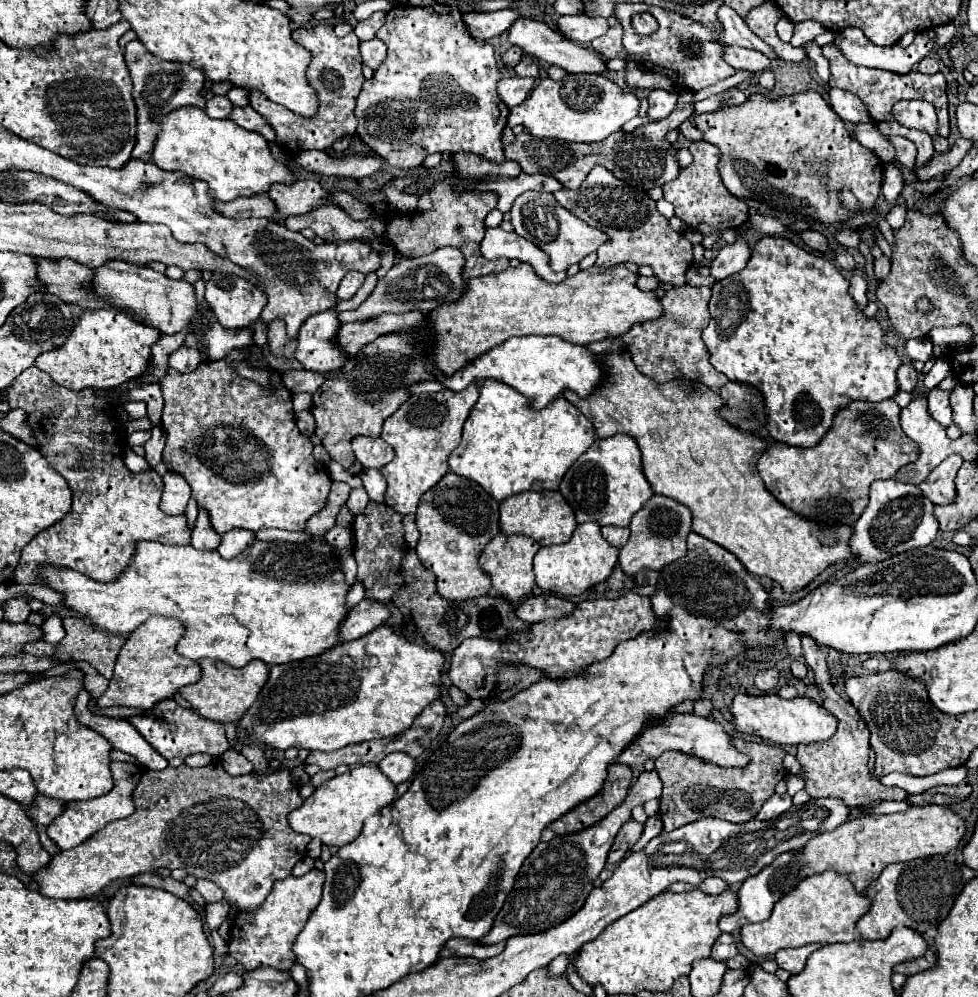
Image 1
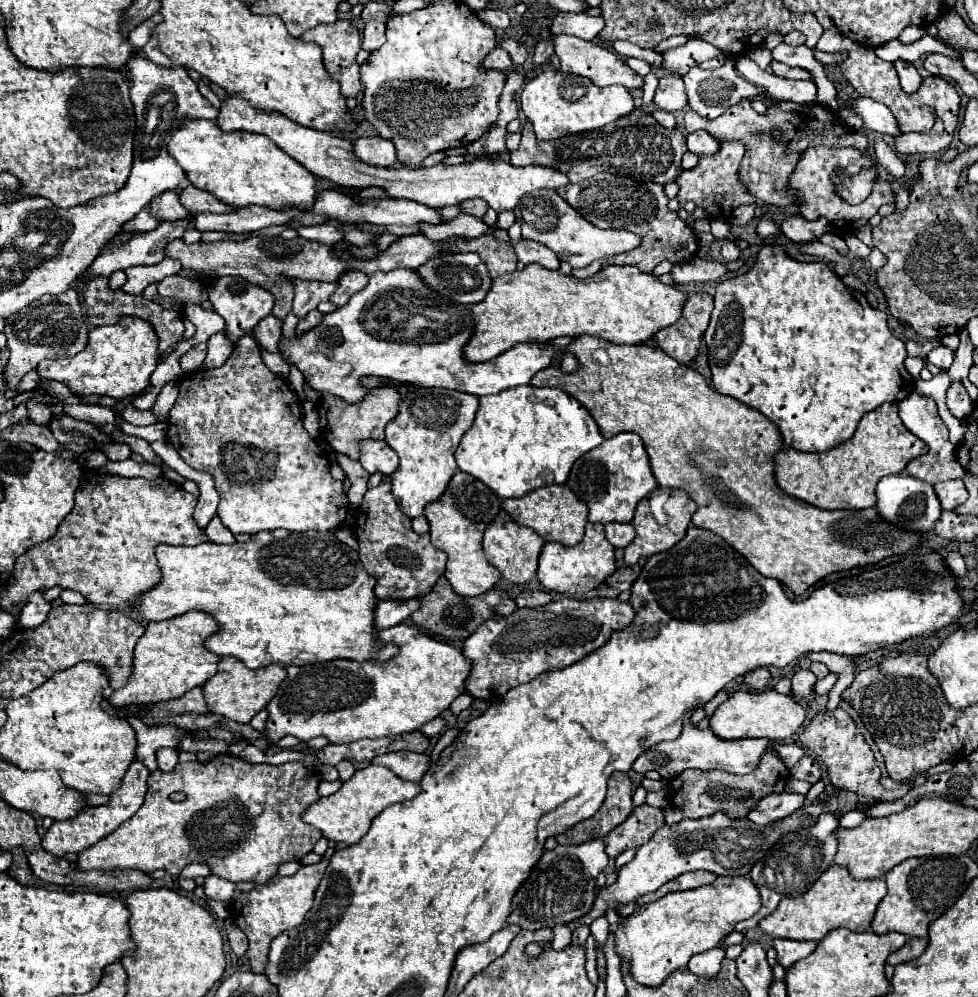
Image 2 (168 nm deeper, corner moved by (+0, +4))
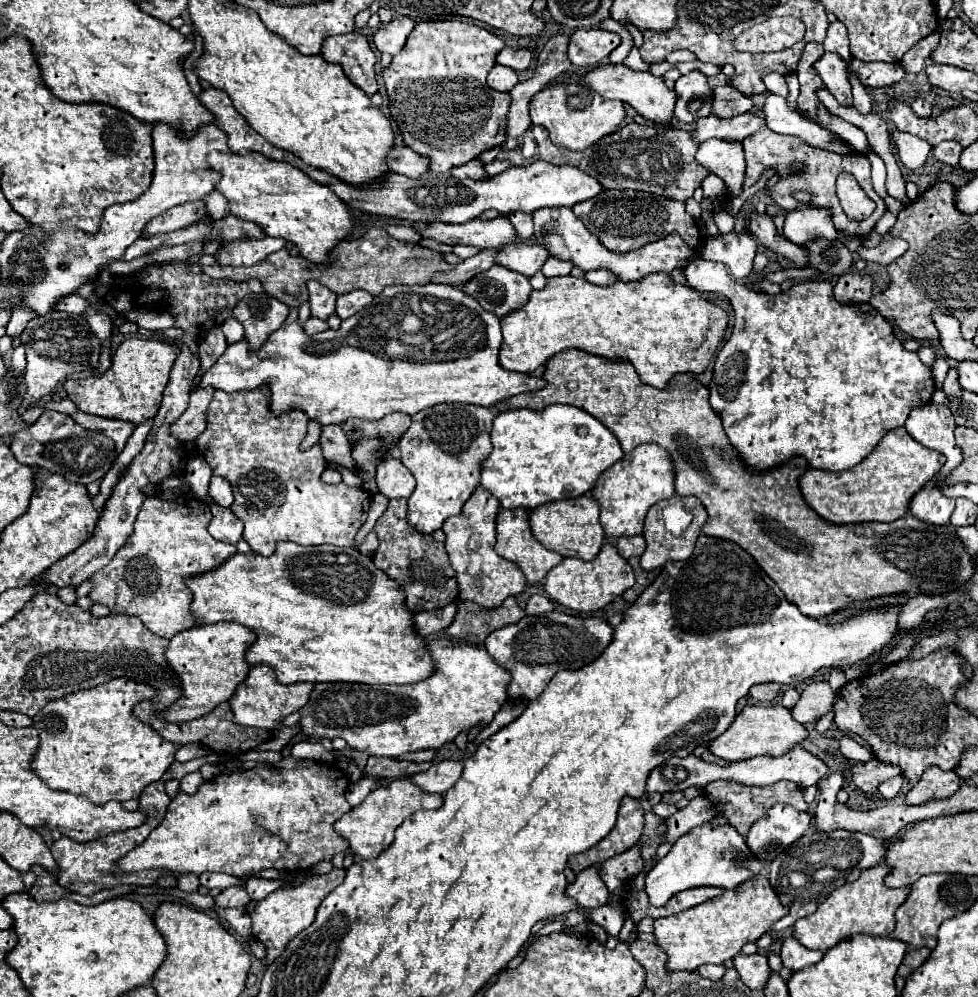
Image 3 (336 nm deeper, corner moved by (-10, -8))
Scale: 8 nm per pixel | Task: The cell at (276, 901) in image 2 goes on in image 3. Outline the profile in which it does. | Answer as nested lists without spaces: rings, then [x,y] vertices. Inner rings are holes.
[[[333,869],[327,875],[319,875],[319,877],[309,877],[305,883],[301,885],[291,885],[291,887],[283,887],[279,891],[273,891],[271,895],[267,895],[261,901],[251,901],[247,905],[247,911],[253,919],[253,935],[267,947],[267,961],[271,963],[273,959],[277,959],[285,945],[299,935],[303,929],[307,929],[313,919],[315,919],[315,911],[321,905],[321,901],[343,883],[345,879],[345,869]]]

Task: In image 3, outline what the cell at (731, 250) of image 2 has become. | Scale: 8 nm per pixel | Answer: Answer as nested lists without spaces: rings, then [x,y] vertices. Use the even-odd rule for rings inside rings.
[[[747,229],[707,237],[701,248],[702,259],[725,263],[737,281],[751,275],[755,253],[757,241]]]

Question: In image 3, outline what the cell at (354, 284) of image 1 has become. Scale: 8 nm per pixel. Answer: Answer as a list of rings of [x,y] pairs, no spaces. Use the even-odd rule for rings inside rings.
[[[361,289],[349,291],[349,293],[337,297],[337,311],[335,313],[341,319],[347,319],[347,317],[355,315],[357,311],[361,311],[365,305],[369,305],[371,299],[373,299],[373,295],[367,293],[367,291],[361,291]]]

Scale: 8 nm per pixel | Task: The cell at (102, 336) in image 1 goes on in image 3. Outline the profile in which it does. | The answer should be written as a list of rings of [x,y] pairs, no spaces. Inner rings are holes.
[[[131,337],[123,341],[119,349],[113,353],[111,369],[107,373],[99,377],[65,381],[63,389],[67,391],[67,397],[85,413],[107,417],[107,419],[123,419],[139,425],[157,415],[165,385],[169,381],[171,367],[179,351],[181,351],[179,345]]]

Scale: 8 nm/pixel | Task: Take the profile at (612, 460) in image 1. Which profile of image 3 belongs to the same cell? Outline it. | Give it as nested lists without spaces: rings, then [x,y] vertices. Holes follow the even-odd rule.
[[[639,445],[635,451],[623,455],[619,463],[609,467],[589,493],[601,507],[601,527],[607,537],[639,535],[643,531],[643,519],[651,505],[663,499],[675,497],[675,465],[671,455],[659,445]]]

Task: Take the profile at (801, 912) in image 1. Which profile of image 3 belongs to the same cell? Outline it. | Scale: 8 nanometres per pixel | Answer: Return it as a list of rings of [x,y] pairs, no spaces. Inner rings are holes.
[[[879,863],[871,869],[861,871],[859,879],[853,883],[845,883],[843,887],[835,889],[813,915],[799,919],[793,927],[793,935],[809,949],[821,949],[827,951],[833,945],[837,945],[841,939],[853,935],[853,933],[867,933],[877,937],[891,937],[895,931],[895,911],[897,907],[907,899],[911,893],[911,887],[899,887],[889,889],[885,887],[883,879],[891,871],[889,865]]]

